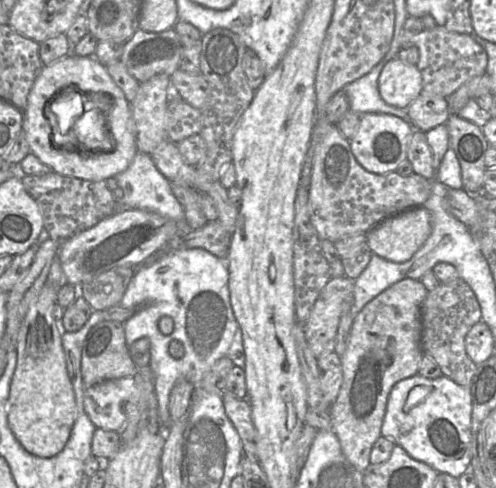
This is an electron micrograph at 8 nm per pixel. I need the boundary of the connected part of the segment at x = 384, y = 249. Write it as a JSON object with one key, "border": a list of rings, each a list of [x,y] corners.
{"border":[[[423,206],[393,215],[366,233],[373,254],[391,262],[408,261],[426,242],[432,230],[431,214]]]}

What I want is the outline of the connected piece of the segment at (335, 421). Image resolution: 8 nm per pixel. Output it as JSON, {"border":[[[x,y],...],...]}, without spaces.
{"border":[[[403,279],[369,301],[353,319],[347,348],[340,356],[343,382],[329,414],[344,456],[360,472],[370,465],[372,447],[381,436],[392,387],[418,373],[424,355],[420,309],[427,293],[420,280]]]}

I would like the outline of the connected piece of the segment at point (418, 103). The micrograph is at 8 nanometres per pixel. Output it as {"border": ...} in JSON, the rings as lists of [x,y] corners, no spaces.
{"border":[[[421,94],[407,108],[411,125],[415,130],[424,133],[445,124],[450,116],[450,108],[446,98]]]}

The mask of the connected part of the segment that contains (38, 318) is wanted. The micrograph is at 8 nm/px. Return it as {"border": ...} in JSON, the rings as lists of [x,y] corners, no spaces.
{"border":[[[44,284],[20,327],[17,364],[7,401],[8,426],[21,446],[40,458],[51,458],[65,447],[76,419],[76,401],[68,376],[61,335],[53,317],[58,289]]]}

